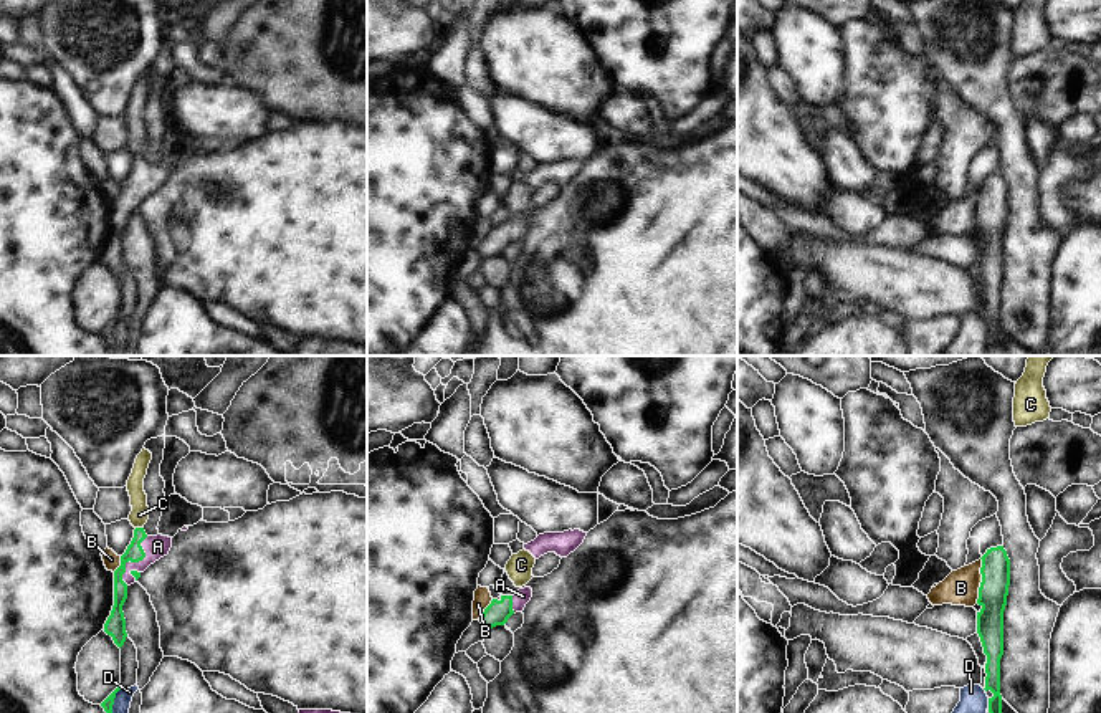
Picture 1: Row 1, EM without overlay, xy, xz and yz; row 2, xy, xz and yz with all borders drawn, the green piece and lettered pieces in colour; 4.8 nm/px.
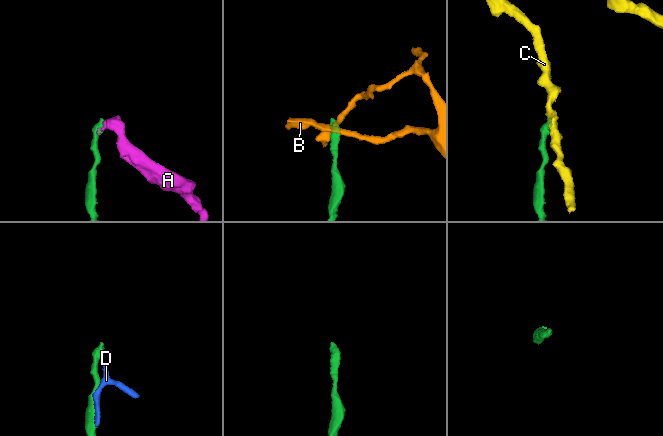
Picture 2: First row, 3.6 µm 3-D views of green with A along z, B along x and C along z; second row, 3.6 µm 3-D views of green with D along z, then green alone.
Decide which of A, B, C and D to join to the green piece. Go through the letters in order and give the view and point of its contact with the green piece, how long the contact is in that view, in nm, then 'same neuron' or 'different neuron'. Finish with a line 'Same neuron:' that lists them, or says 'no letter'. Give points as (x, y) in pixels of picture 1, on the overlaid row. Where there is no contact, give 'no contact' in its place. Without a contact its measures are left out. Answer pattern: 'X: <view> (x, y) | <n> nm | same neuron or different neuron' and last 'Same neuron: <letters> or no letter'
A: xy (134, 561) | 260 nm | same neuron
B: yz (982, 581) | 220 nm | different neuron
C: xy (139, 528) | 40 nm | different neuron
D: xy (113, 700) | 130 nm | different neuron
Same neuron: A

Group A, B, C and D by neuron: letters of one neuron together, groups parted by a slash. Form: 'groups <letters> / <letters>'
groups A / B D / C

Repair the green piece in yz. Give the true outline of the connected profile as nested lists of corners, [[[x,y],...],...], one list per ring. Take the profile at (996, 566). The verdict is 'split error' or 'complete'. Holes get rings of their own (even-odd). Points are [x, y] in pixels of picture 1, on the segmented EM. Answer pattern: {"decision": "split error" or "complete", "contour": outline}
{"decision": "complete", "contour": [[[1003,546],[990,548],[980,557],[982,559],[982,582],[979,587],[977,604],[982,607],[977,612],[977,634],[980,637],[984,653],[987,655],[985,663],[985,691],[994,693],[989,698],[989,713],[1002,713],[1002,695],[1000,695],[1000,658],[1003,655],[1003,610],[1007,605],[1008,586],[1010,586],[1010,559]]]}

